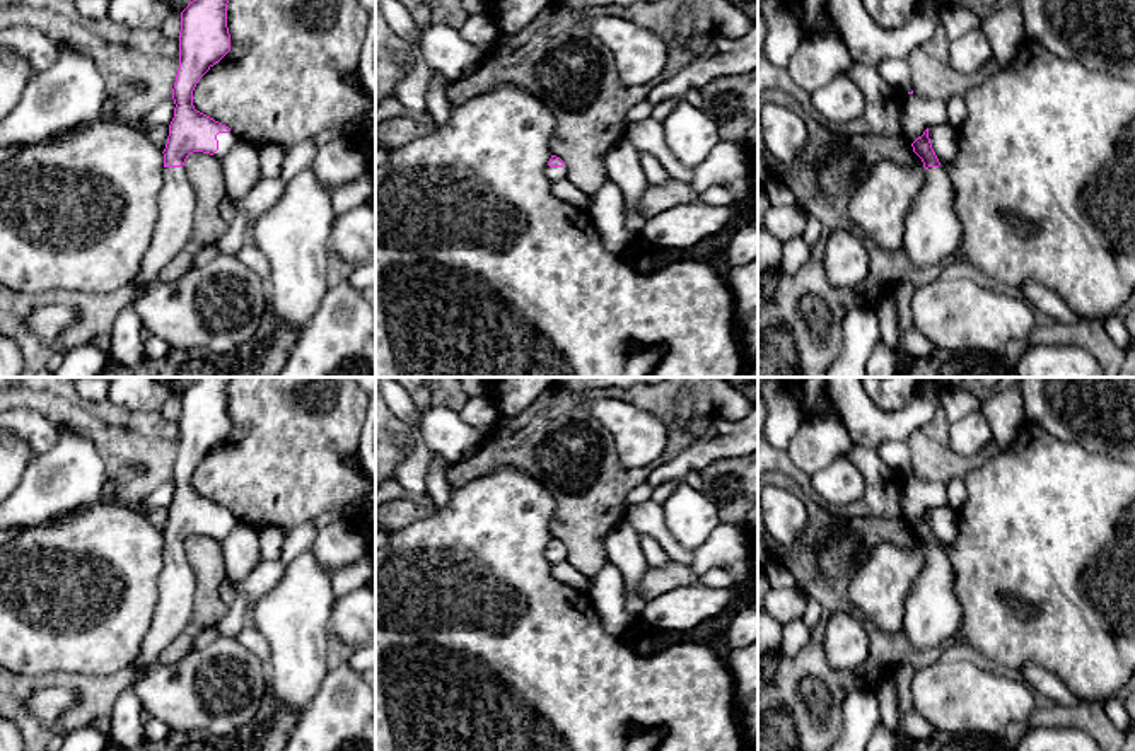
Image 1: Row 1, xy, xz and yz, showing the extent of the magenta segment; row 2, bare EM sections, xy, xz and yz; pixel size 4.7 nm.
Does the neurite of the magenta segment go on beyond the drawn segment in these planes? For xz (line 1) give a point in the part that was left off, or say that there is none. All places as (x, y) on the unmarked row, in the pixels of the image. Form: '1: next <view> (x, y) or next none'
1: next xz (553, 557)

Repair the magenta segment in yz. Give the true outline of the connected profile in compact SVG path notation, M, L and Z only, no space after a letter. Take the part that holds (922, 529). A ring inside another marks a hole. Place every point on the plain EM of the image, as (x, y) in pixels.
M928 510L913 526L927 551L925 567L906 599L903 632L917 649L930 649L951 638L961 625L961 606L952 592L951 560L940 548Z

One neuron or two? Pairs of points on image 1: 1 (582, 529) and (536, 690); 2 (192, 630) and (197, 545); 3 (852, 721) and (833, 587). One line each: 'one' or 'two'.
1: two
2: one
3: two

